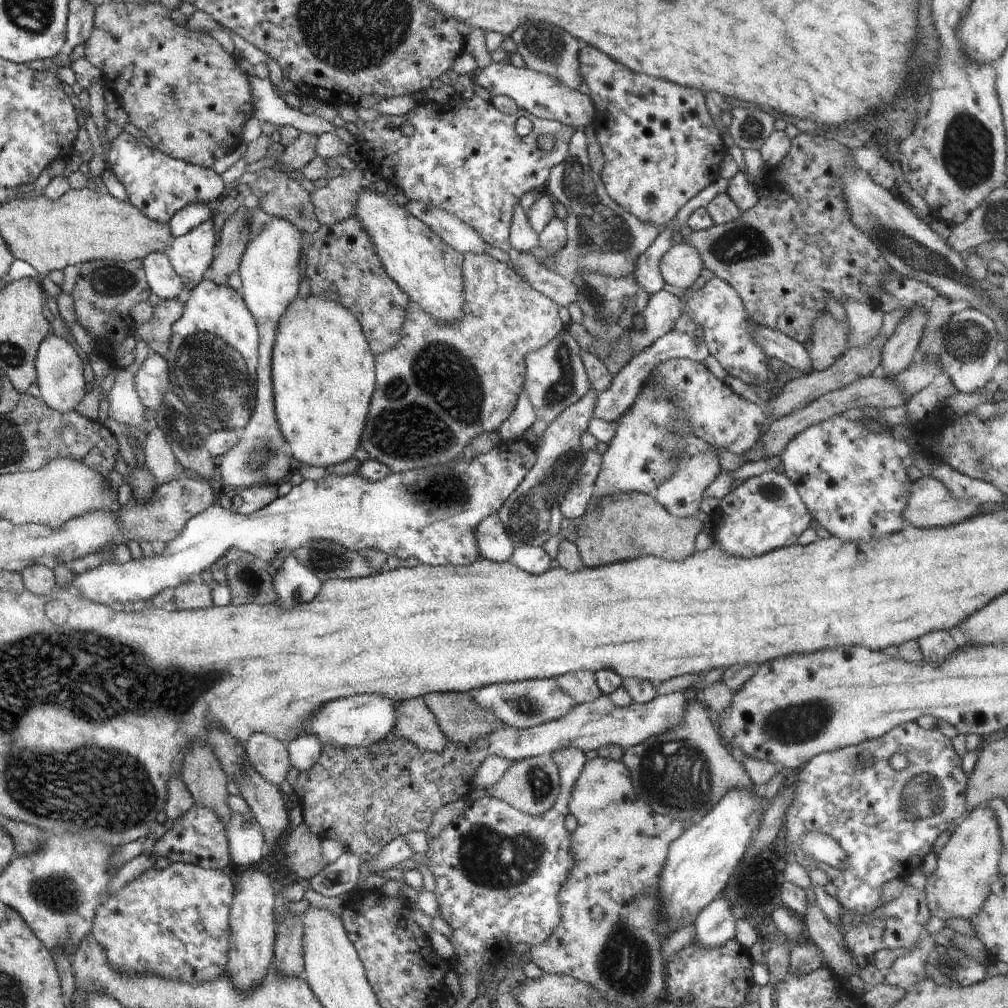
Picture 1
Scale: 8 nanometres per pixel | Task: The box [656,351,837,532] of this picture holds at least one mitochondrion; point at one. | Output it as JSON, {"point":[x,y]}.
{"point":[768,490]}

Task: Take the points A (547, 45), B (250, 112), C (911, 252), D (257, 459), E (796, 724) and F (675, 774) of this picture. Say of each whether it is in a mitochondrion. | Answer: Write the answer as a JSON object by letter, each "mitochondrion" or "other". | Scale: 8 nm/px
{"A":"mitochondrion","B":"other","C":"mitochondrion","D":"mitochondrion","E":"mitochondrion","F":"mitochondrion"}

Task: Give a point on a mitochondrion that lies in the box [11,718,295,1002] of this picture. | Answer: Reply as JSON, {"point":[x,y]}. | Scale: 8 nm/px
{"point":[58,893]}

